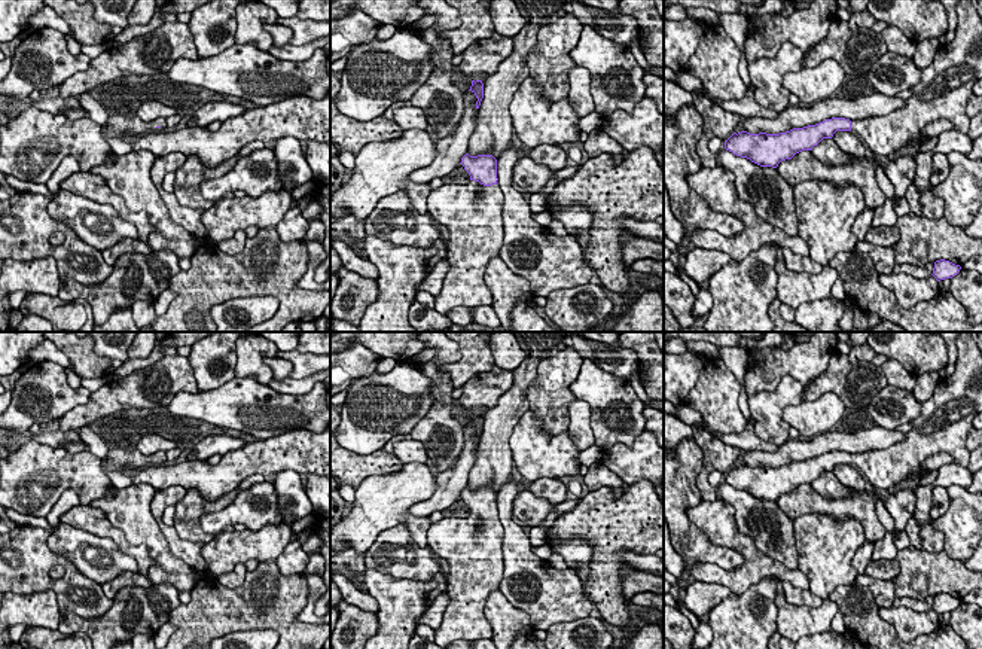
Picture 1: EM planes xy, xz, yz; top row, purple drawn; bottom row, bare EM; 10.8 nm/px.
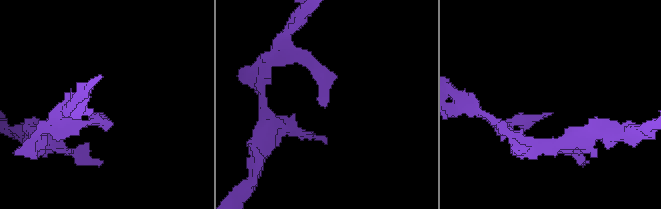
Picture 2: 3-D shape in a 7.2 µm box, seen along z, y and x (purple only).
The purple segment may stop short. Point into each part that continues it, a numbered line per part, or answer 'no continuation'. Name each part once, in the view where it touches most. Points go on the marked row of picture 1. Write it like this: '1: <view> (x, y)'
1: xz (473, 213)

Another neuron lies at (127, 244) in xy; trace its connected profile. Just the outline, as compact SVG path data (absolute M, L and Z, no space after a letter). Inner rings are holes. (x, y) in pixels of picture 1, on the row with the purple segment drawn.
M123 238L118 244L101 252L101 255L106 263L113 266L118 258L125 253L149 255L150 252L153 250L147 246L147 243L140 241L137 238Z

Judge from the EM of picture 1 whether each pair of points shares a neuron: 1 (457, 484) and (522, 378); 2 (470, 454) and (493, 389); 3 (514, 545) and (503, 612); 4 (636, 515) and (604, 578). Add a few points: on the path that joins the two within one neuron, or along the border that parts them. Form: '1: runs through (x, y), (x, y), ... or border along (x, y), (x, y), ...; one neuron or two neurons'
1: runs through (482, 457), (494, 445), (505, 405); one neuron
2: runs through (488, 441), (494, 435), (494, 407); one neuron
3: border along (499, 590), (528, 616), (528, 622); two neurons
4: runs through (621, 530), (606, 545), (606, 563); one neuron

